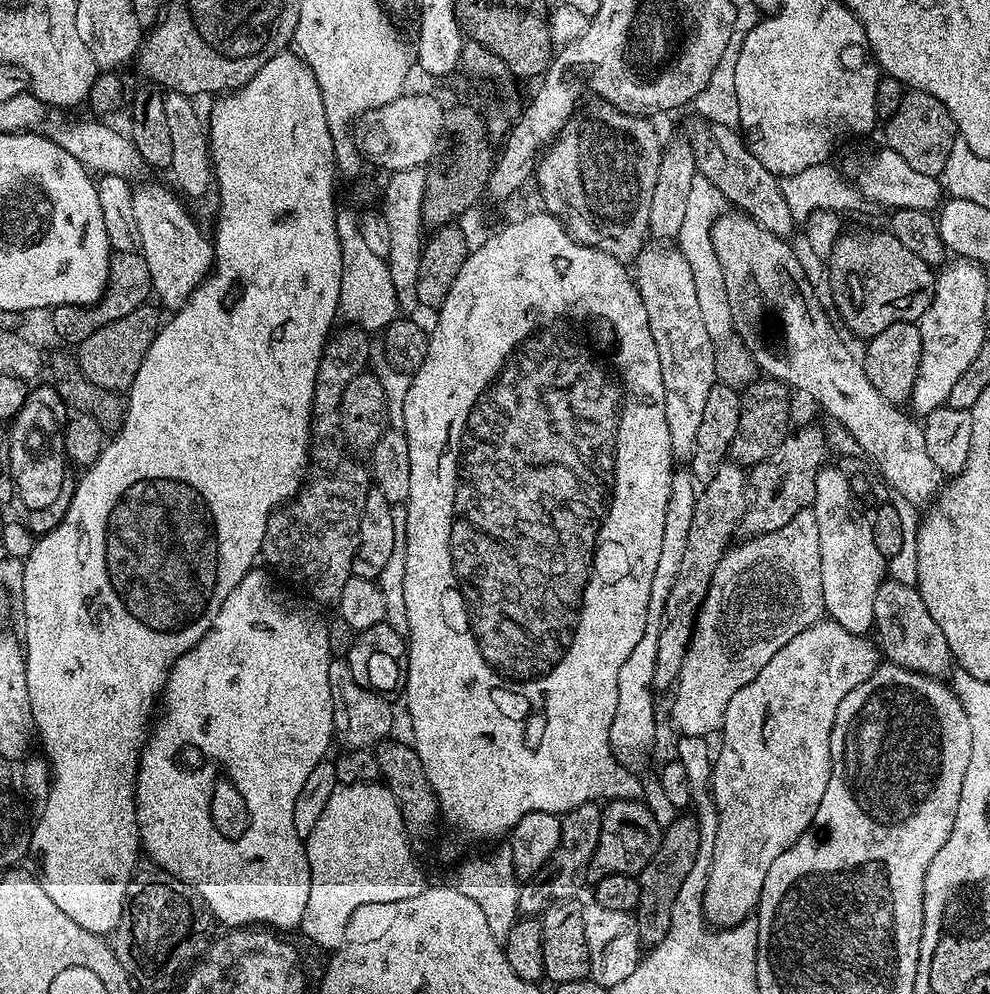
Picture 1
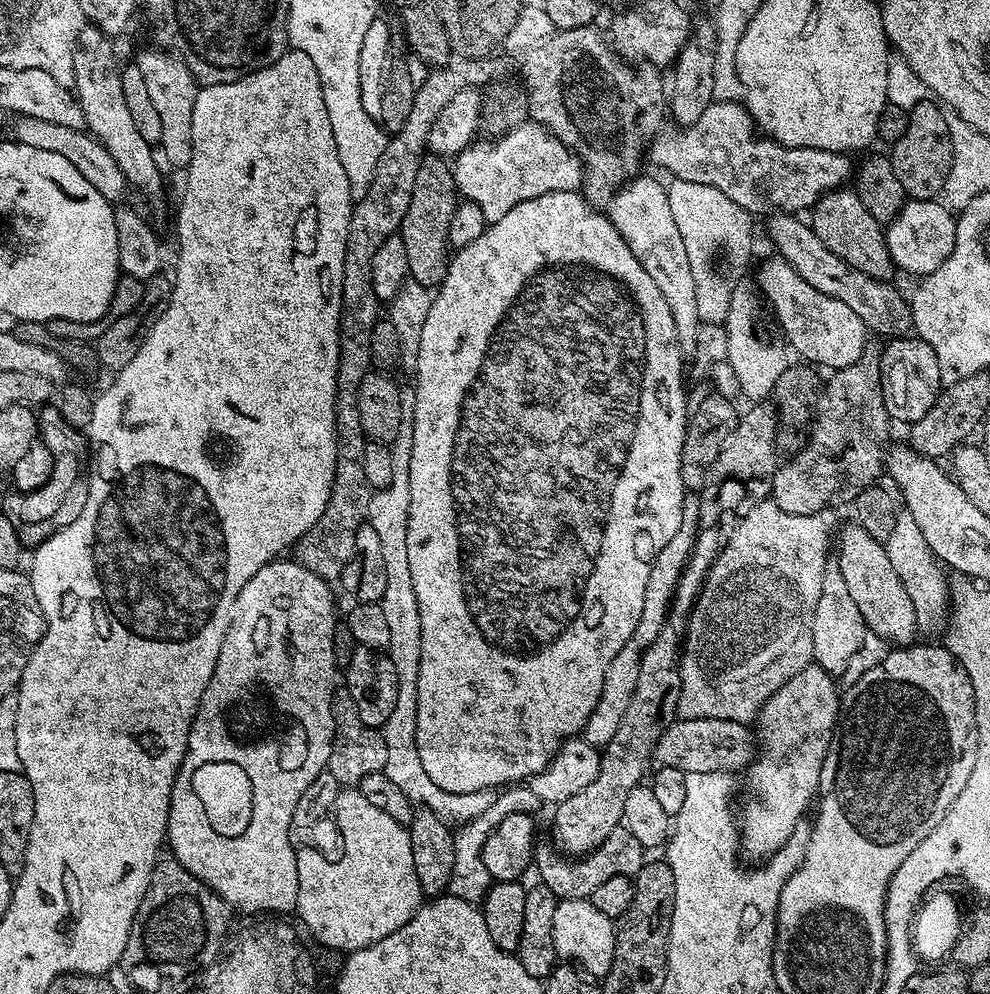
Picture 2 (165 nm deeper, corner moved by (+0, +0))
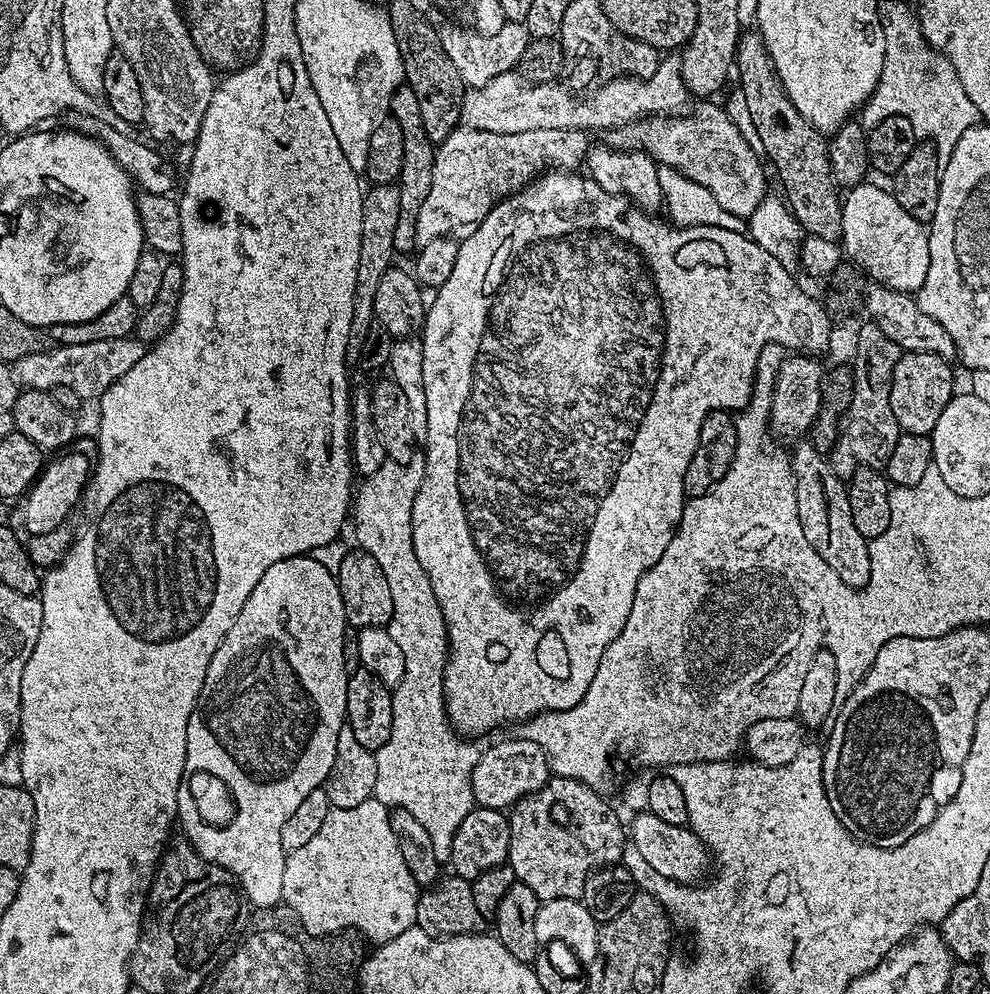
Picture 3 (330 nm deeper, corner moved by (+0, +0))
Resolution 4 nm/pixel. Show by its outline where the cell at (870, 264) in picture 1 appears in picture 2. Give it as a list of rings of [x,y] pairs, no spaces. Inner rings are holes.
[[[851,187],[836,188],[812,205],[810,223],[814,234],[822,238],[822,246],[838,254],[842,262],[854,266],[854,270],[862,270],[862,274],[876,280],[888,282],[893,279],[891,276],[894,265],[887,250],[885,229],[873,218],[870,210],[862,206],[862,198],[858,198],[858,194]]]

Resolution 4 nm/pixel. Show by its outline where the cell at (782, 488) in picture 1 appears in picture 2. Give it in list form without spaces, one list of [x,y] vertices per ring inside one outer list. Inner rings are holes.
[[[869,339],[868,344],[858,354],[858,362],[850,362],[850,366],[835,369],[832,376],[827,377],[820,401],[816,404],[816,415],[810,425],[806,443],[799,452],[788,461],[781,463],[774,474],[770,499],[786,514],[795,516],[813,516],[816,512],[828,510],[831,504],[851,505],[862,490],[873,487],[876,480],[886,468],[886,445],[888,440],[888,424],[890,417],[884,405],[882,394],[882,362],[880,356],[884,352],[884,344],[879,339]]]

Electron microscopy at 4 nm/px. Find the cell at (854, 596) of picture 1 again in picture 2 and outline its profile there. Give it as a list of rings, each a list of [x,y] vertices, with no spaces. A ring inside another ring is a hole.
[[[830,562],[824,568],[822,594],[818,594],[818,606],[814,606],[814,630],[812,631],[812,658],[822,670],[833,674],[844,672],[852,659],[861,655],[865,647],[866,629],[854,597],[840,573],[839,563]]]

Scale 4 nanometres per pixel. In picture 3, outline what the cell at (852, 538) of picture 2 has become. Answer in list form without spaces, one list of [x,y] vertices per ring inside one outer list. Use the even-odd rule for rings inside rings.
[[[800,442],[796,449],[791,449],[792,477],[796,480],[796,497],[798,498],[798,518],[802,522],[802,534],[806,534],[806,542],[814,546],[814,550],[842,578],[842,582],[851,588],[861,590],[869,587],[874,576],[874,552],[870,542],[854,526],[854,517],[850,514],[850,502],[845,481],[837,476],[831,463],[826,459],[825,453],[820,452],[811,442]]]

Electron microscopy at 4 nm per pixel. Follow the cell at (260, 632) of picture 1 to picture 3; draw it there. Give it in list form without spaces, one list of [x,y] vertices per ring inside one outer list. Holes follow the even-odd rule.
[[[312,554],[282,558],[282,562],[274,562],[262,578],[258,578],[258,586],[250,590],[250,598],[242,606],[238,618],[234,618],[234,626],[226,630],[218,650],[214,650],[214,658],[210,658],[210,666],[206,670],[206,682],[200,691],[196,708],[190,714],[190,722],[186,726],[186,766],[185,776],[178,790],[179,827],[184,827],[183,835],[192,843],[192,849],[206,862],[222,866],[232,873],[241,892],[250,900],[261,900],[268,908],[277,907],[282,900],[282,870],[284,857],[282,850],[282,826],[294,814],[296,807],[310,795],[310,790],[321,787],[327,780],[334,766],[334,754],[338,754],[338,734],[346,727],[346,690],[348,689],[349,672],[342,662],[342,642],[344,633],[349,627],[346,610],[342,602],[339,579]]]

